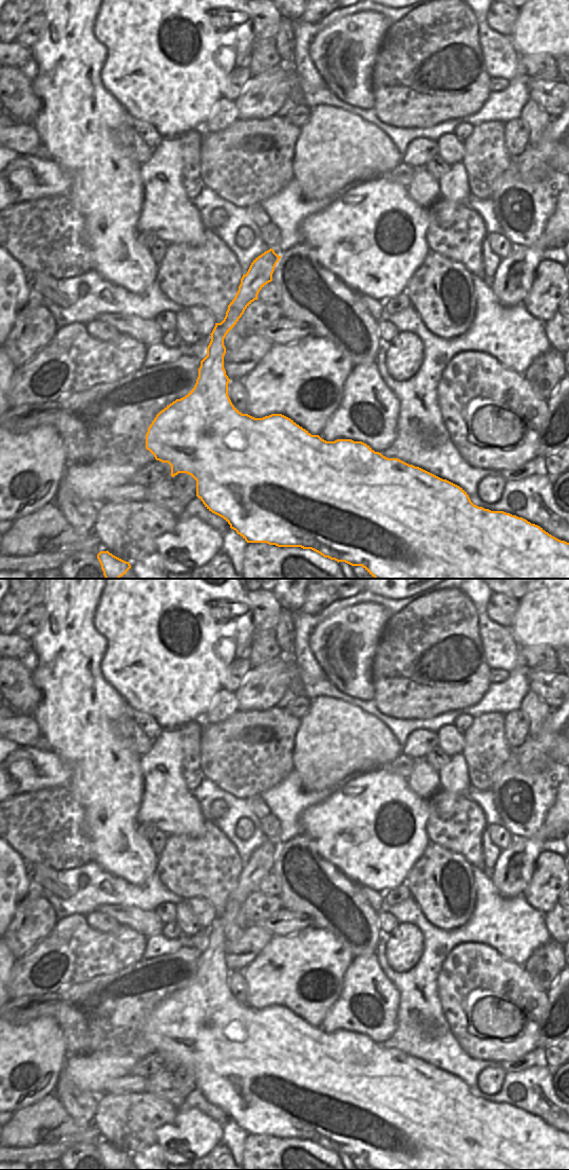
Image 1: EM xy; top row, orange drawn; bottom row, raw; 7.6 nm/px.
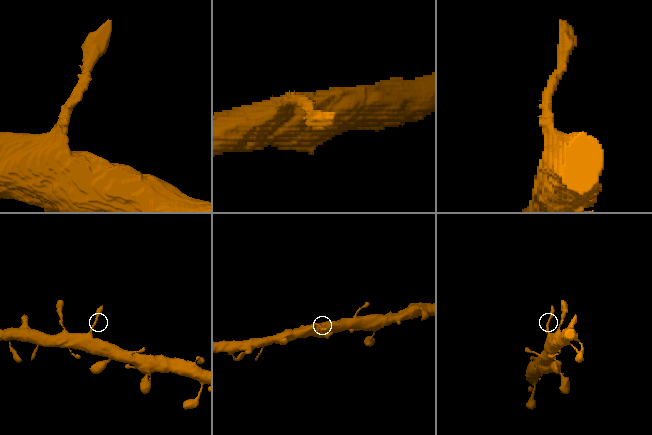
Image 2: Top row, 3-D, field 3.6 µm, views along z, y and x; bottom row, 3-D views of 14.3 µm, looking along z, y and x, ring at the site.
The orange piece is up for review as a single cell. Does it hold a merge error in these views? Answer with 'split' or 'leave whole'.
leave whole

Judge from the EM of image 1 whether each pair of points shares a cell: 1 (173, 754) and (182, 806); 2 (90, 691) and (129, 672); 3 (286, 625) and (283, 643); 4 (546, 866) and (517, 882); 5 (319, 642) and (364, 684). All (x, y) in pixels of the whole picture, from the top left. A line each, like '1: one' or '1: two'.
1: one
2: two
3: one
4: two
5: one

